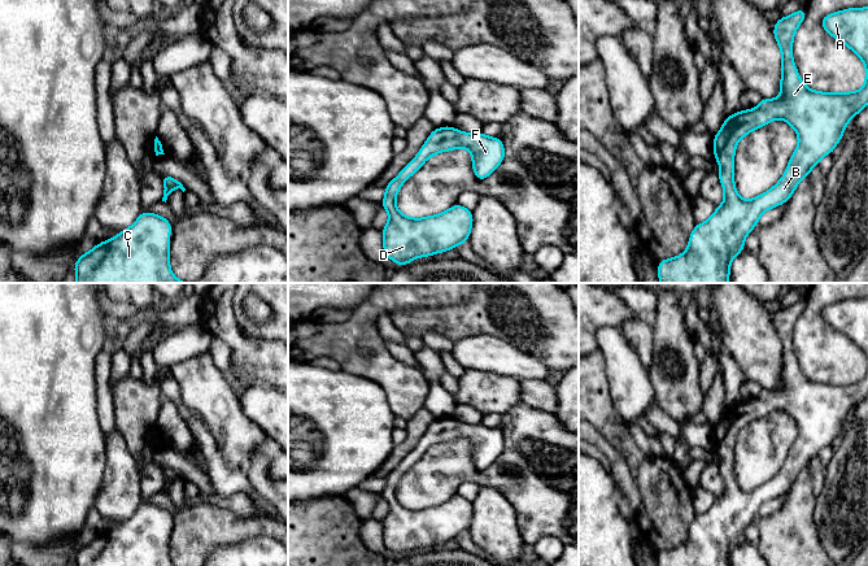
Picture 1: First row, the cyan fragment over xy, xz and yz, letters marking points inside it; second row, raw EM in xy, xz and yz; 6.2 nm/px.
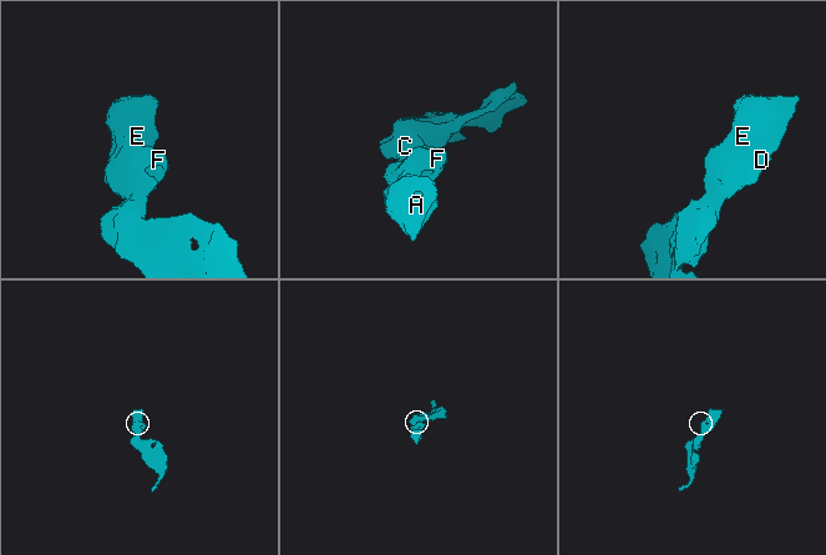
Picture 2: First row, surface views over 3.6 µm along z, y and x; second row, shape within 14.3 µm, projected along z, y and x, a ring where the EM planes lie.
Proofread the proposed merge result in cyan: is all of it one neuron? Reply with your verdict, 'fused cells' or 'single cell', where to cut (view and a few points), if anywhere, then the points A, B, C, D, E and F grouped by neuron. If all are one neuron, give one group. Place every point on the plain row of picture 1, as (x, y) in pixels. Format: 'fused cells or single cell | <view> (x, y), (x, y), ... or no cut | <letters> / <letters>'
single cell | no cut | A B C D E F

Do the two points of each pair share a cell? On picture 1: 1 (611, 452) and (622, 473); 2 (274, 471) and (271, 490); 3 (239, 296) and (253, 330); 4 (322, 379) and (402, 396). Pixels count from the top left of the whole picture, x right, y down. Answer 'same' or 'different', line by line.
1: same
2: different
3: same
4: different

